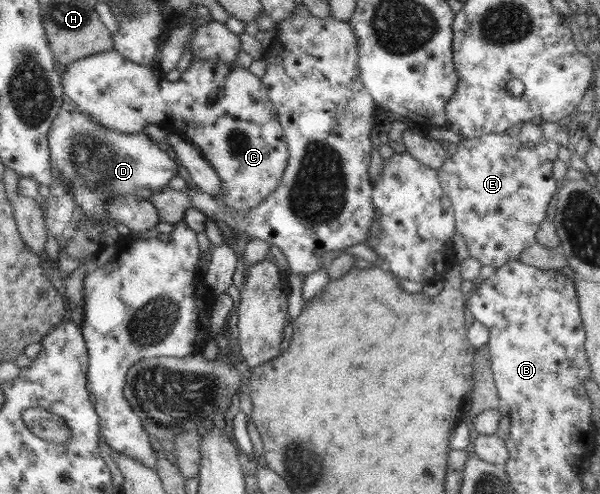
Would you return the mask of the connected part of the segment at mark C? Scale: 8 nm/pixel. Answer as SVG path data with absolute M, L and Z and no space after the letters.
M114 48L108 52L102 52L94 54L79 60L76 60L70 65L66 66L66 70L61 74L61 83L64 89L65 99L73 102L78 110L87 114L93 121L100 123L107 129L115 130L122 134L134 134L140 132L147 124L155 124L162 126L170 133L178 133L186 137L193 145L196 145L199 151L203 154L203 157L211 164L213 170L220 177L221 180L221 193L217 197L217 200L221 202L227 208L235 210L235 212L249 212L250 209L256 208L265 198L281 184L281 178L287 167L287 160L289 157L287 140L284 136L283 128L279 123L274 106L268 98L265 86L262 84L260 77L252 74L248 69L239 68L234 64L214 64L214 62L208 62L208 60L192 60L192 64L188 66L188 69L181 73L180 78L171 82L167 79L163 80L161 77L155 75L151 65L139 65L128 61L126 58L116 51Z

